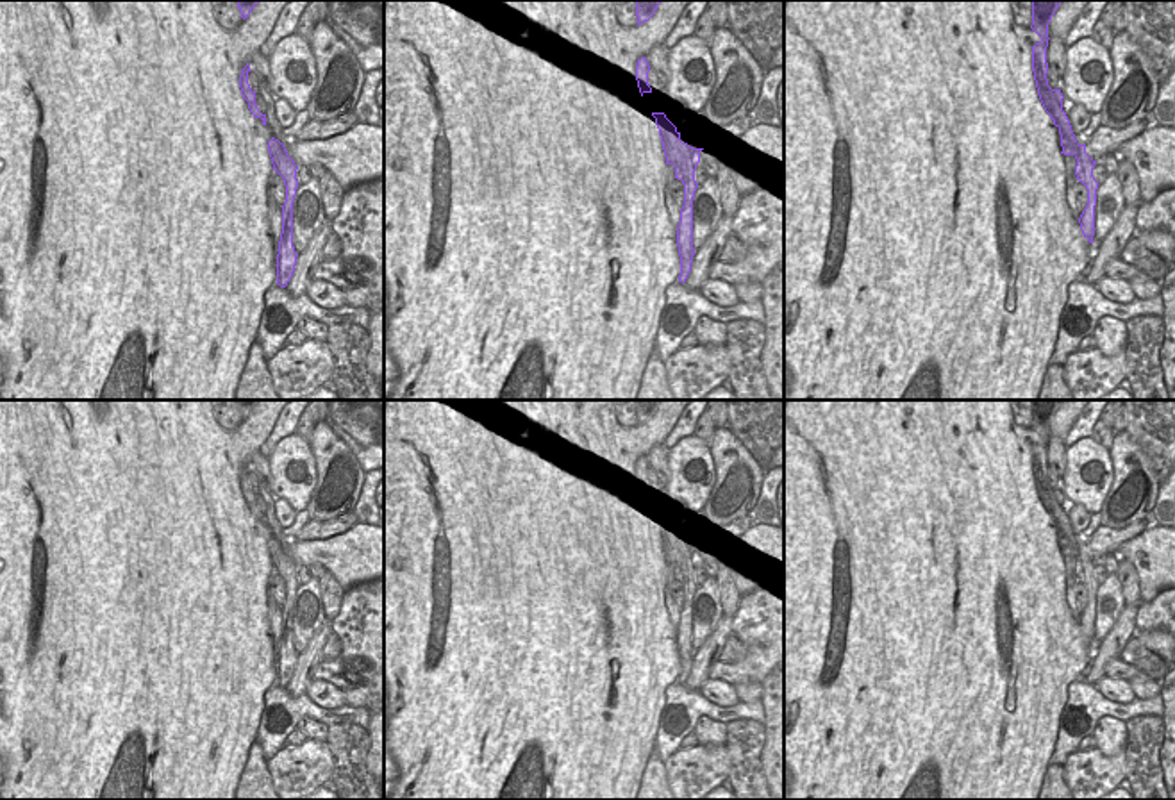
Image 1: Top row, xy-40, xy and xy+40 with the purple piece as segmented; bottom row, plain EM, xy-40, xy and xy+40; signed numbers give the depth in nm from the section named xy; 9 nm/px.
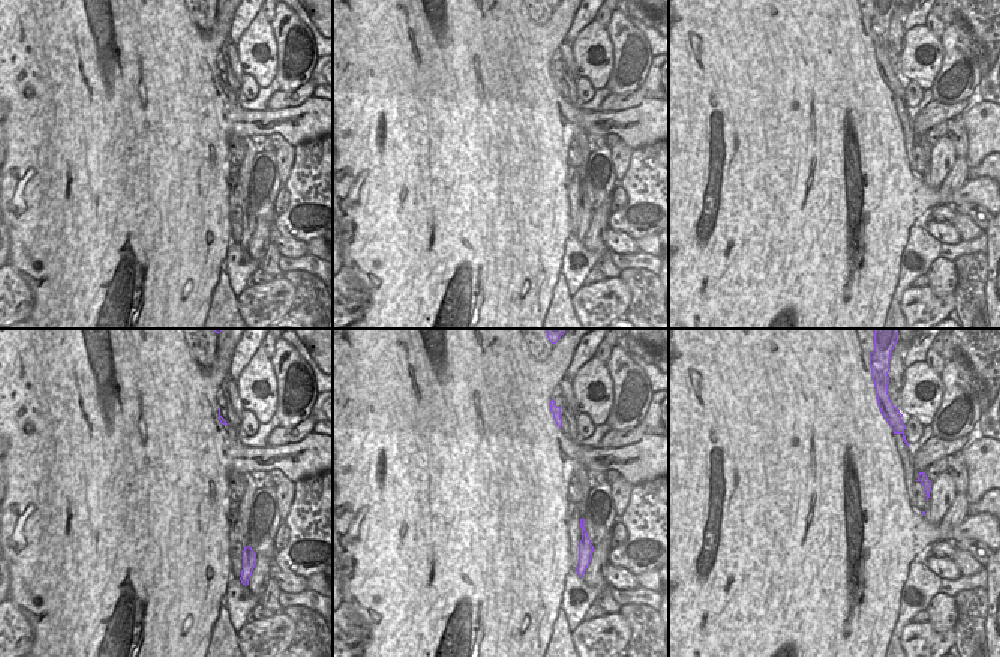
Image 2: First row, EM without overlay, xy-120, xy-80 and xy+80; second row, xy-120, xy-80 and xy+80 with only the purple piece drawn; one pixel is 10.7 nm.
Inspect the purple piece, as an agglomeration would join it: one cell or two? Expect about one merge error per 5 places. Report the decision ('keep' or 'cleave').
keep

